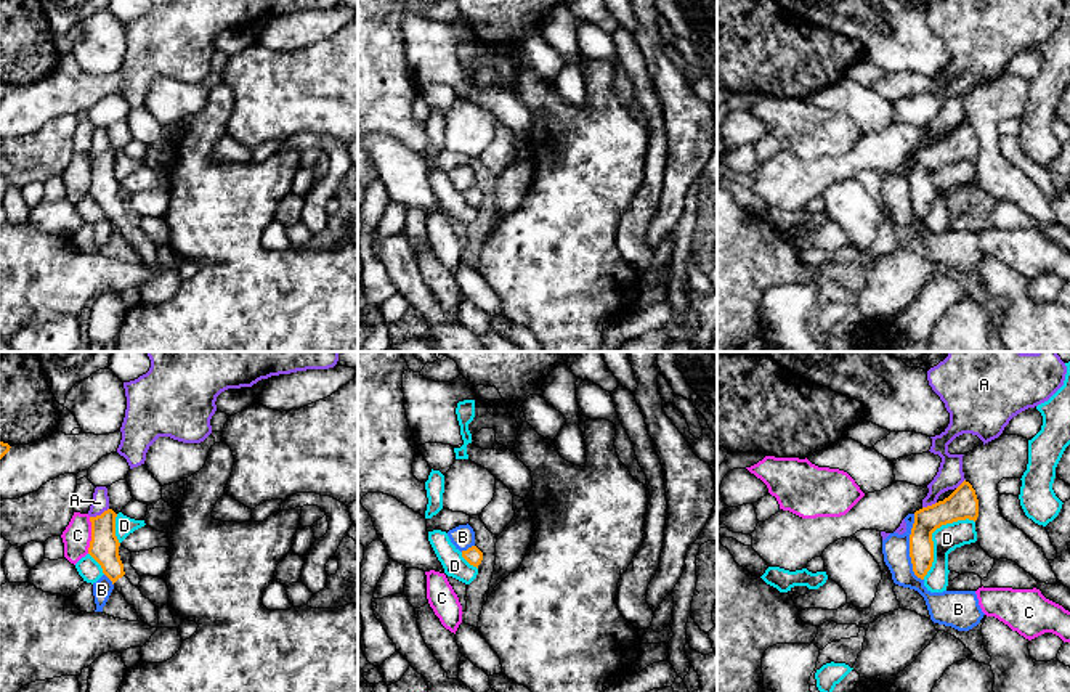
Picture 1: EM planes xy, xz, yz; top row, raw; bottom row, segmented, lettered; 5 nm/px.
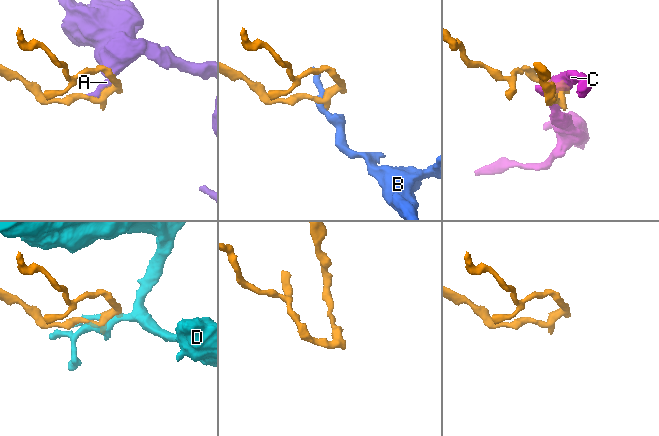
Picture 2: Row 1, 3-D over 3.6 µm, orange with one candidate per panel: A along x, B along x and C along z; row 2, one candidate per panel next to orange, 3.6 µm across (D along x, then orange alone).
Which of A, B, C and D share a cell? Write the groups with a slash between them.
A / B / C / D

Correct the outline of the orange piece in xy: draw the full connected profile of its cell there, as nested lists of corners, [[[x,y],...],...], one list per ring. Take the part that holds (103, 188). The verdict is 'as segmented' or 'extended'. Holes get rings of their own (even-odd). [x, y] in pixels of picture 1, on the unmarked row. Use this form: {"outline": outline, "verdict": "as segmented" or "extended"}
{"outline": [[[112,149],[104,151],[101,156],[90,157],[91,181],[88,194],[101,206],[103,214],[136,250],[141,262],[157,270],[141,287],[141,302],[164,303],[180,291],[183,279],[178,268],[159,267],[159,247],[146,239],[140,228],[133,226],[125,217],[124,204],[119,196],[120,183],[116,177],[116,157],[117,154]]], "verdict": "extended"}

